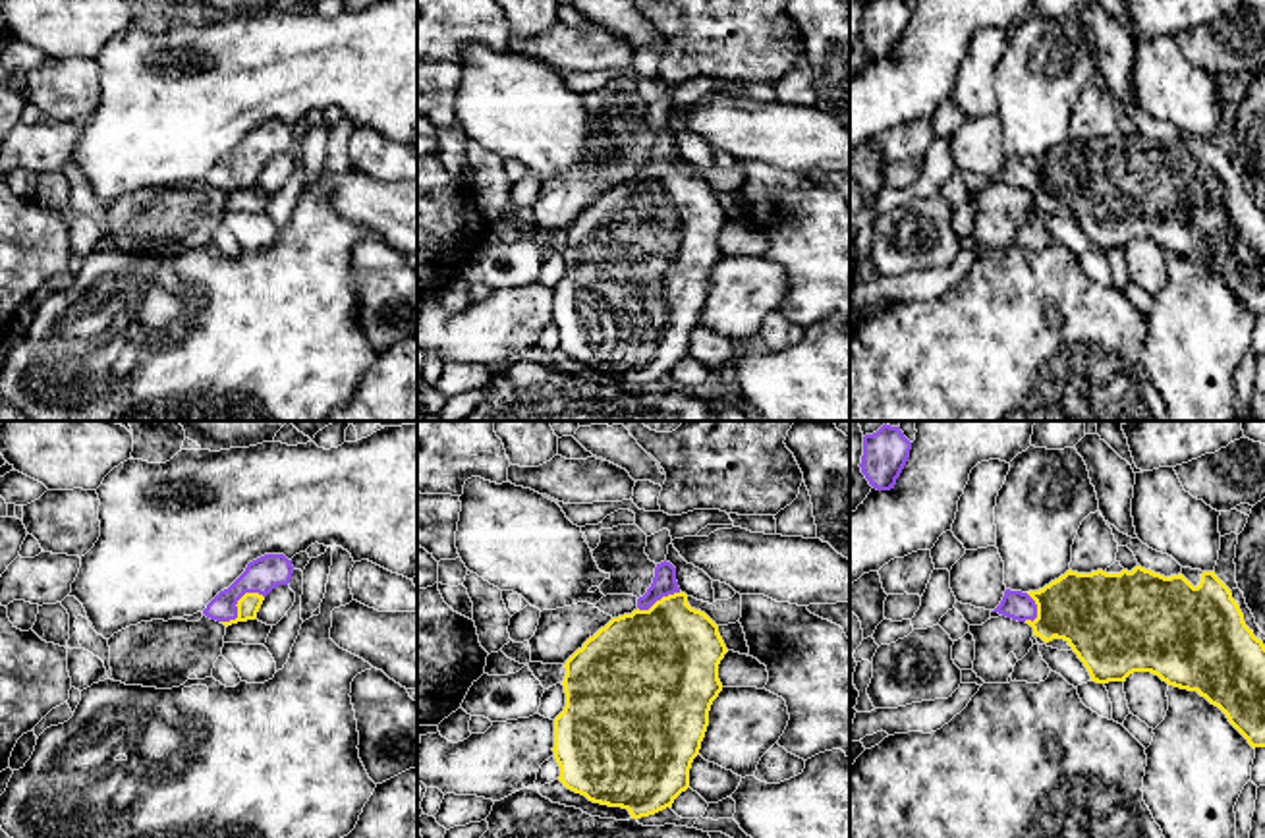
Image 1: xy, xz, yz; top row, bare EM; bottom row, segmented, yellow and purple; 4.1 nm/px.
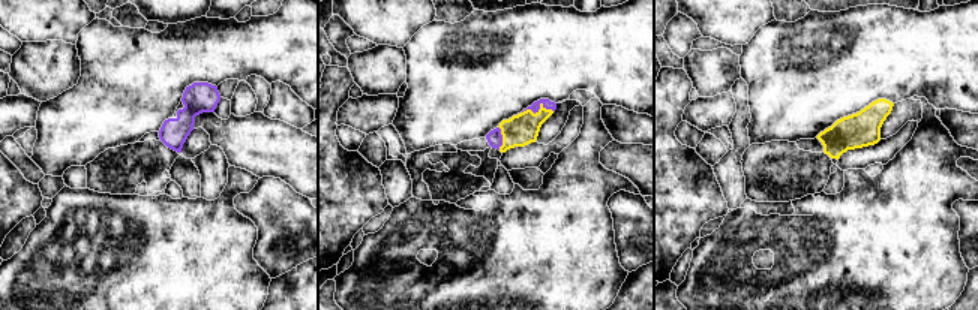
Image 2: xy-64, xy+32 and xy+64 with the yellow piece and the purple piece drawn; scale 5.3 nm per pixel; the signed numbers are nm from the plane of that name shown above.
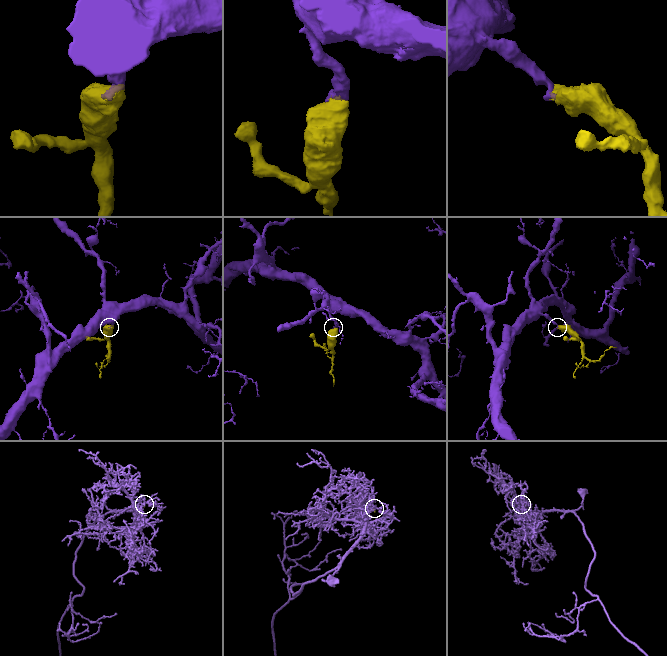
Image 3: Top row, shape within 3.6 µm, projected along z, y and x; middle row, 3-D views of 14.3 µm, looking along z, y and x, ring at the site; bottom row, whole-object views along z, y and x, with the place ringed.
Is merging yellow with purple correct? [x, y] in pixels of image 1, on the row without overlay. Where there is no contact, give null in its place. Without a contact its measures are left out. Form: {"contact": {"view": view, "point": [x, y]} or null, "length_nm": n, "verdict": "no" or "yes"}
{"contact": {"view": "xy", "point": [236, 172]}, "length_nm": 220, "verdict": "yes"}

